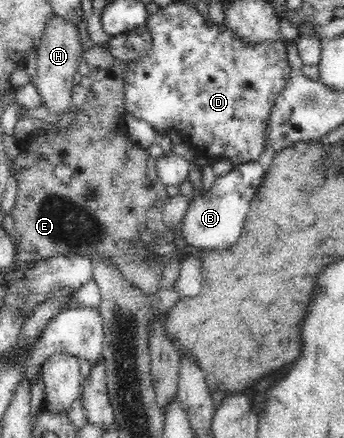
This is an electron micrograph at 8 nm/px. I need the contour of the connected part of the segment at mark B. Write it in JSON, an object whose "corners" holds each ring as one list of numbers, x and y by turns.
{"corners":[[258,161,235,165,227,174,215,177,212,188,207,193,195,193,177,229,178,240,183,246,212,251,224,250,236,244,242,234,251,200,259,189,265,172]]}

